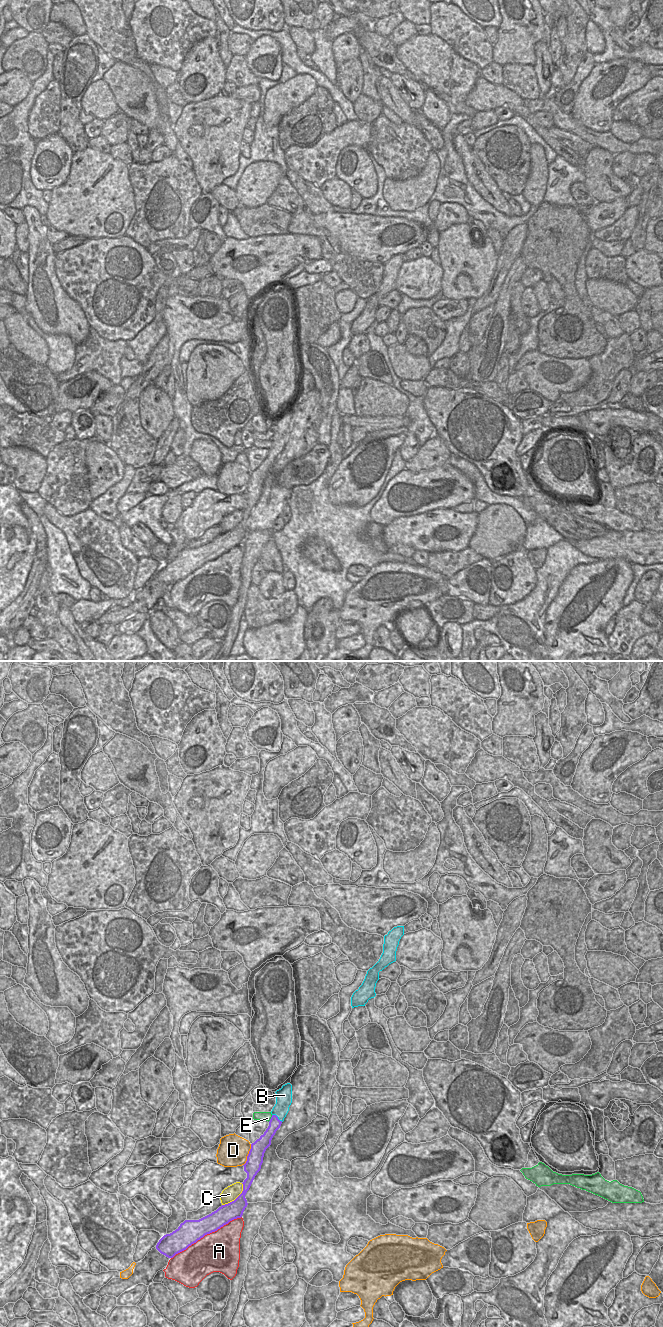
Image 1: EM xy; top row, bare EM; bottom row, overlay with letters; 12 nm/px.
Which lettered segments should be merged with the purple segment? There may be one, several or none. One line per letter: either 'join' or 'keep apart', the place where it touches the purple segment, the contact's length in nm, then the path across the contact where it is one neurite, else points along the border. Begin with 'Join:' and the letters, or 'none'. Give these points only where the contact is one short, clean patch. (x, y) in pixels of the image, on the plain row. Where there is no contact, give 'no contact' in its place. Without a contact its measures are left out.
Join: B
A: keep apart | xy (206, 562) | 1000 nm
B: join | xy (277, 445) | 160 nm | across xy (274, 452), (277, 445), (283, 431), (283, 426)
C: keep apart | xy (237, 525) | 360 nm
D: keep apart | xy (248, 483) | 280 nm | along xy (251, 472), (246, 490), (243, 493)
E: keep apart | xy (271, 446) | 100 nm | along xy (272, 443), (268, 449)

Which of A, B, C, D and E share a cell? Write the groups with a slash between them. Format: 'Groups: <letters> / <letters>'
Groups: A / B / C / D / E

